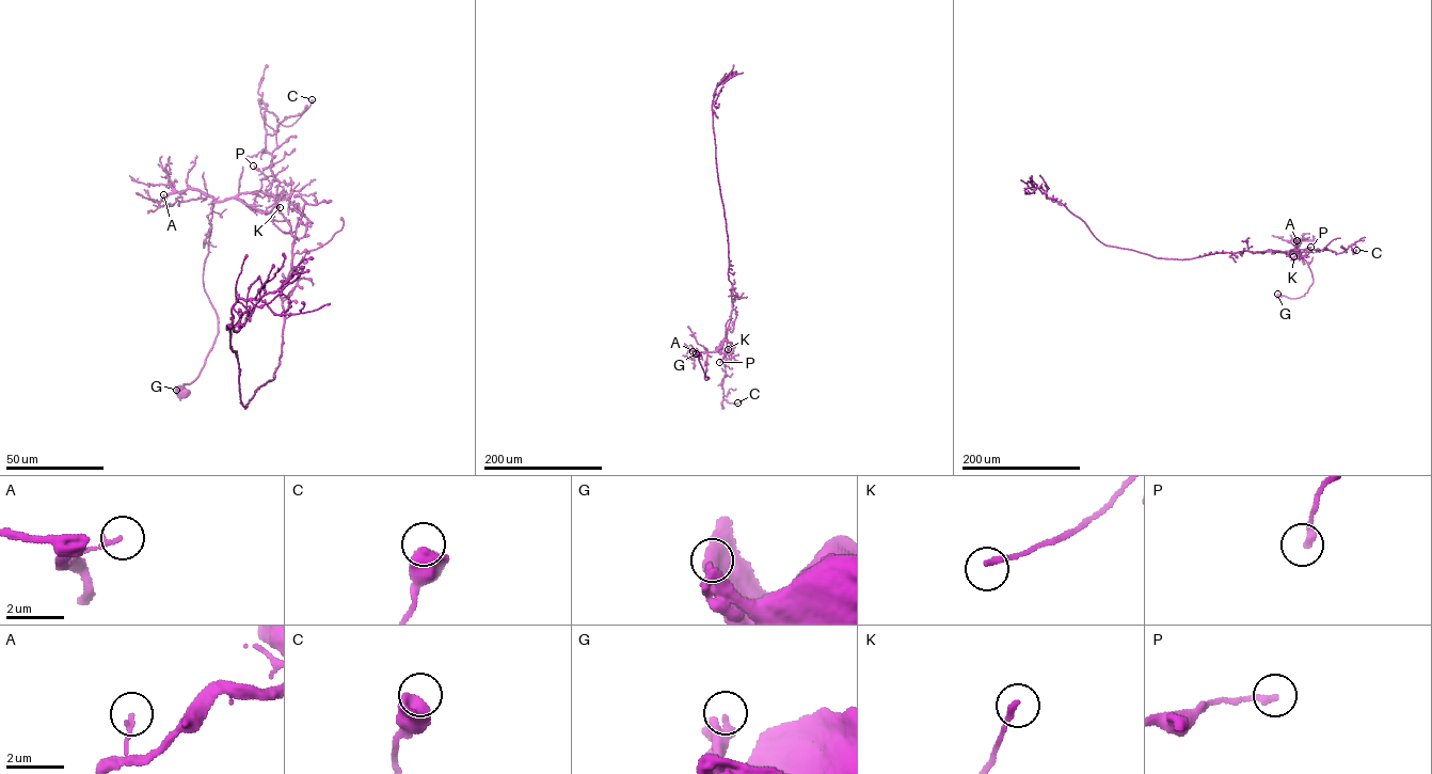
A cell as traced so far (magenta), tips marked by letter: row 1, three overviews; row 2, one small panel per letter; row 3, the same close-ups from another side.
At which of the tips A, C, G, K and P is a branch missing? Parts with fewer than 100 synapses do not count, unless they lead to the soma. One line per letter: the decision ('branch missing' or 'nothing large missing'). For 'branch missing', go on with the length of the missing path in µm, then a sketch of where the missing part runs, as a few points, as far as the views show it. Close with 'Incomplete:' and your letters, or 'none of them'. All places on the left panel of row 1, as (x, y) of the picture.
A: nothing large missing
C: nothing large missing
G: nothing large missing
K: nothing large missing
P: nothing large missing
Incomplete: none of them

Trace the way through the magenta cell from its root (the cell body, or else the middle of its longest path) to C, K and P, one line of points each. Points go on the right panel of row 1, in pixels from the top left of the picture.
C: (1278, 296), (1300, 297), (1313, 282), (1297, 249), (1284, 251), (1356, 250)
K: (1278, 296), (1300, 297), (1313, 283), (1309, 267), (1299, 251), (1293, 256)
P: (1278, 296), (1293, 298), (1307, 293), (1313, 282), (1313, 274), (1297, 249), (1302, 252), (1310, 247)

